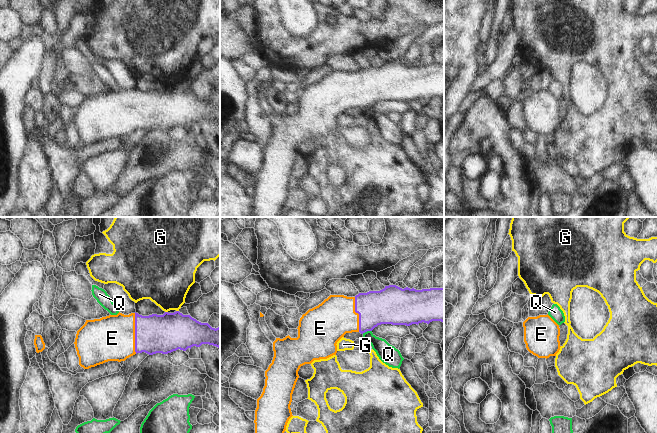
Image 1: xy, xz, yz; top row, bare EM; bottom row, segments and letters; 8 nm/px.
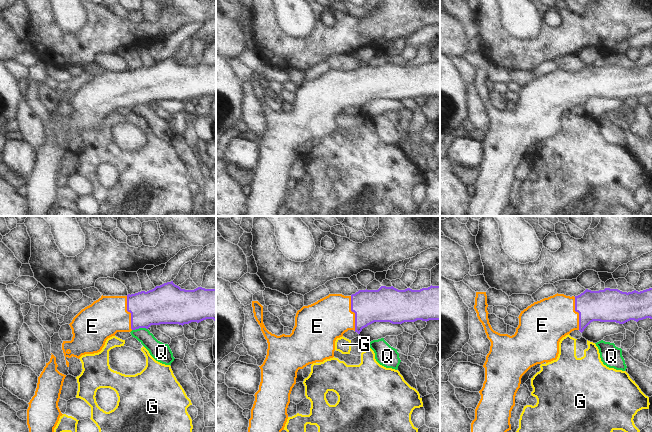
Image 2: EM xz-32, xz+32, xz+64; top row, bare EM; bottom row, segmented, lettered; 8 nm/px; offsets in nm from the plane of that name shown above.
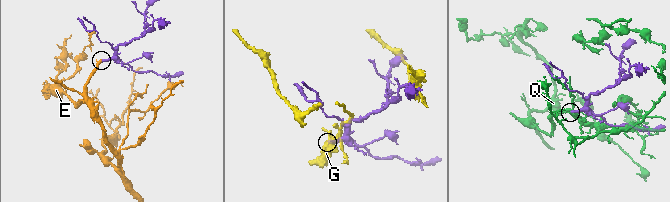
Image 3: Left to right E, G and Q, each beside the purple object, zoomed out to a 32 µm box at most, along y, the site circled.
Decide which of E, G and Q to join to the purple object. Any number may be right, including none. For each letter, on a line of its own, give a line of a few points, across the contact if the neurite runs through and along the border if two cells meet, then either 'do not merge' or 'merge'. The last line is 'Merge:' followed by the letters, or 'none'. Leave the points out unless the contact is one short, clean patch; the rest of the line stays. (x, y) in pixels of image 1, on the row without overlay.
E: line xy (166, 109), (135, 109), (112, 114); merge
G: line xy (176, 86), (178, 87); do not merge
Q: line xz (371, 106), (362, 109); do not merge
Merge: E

